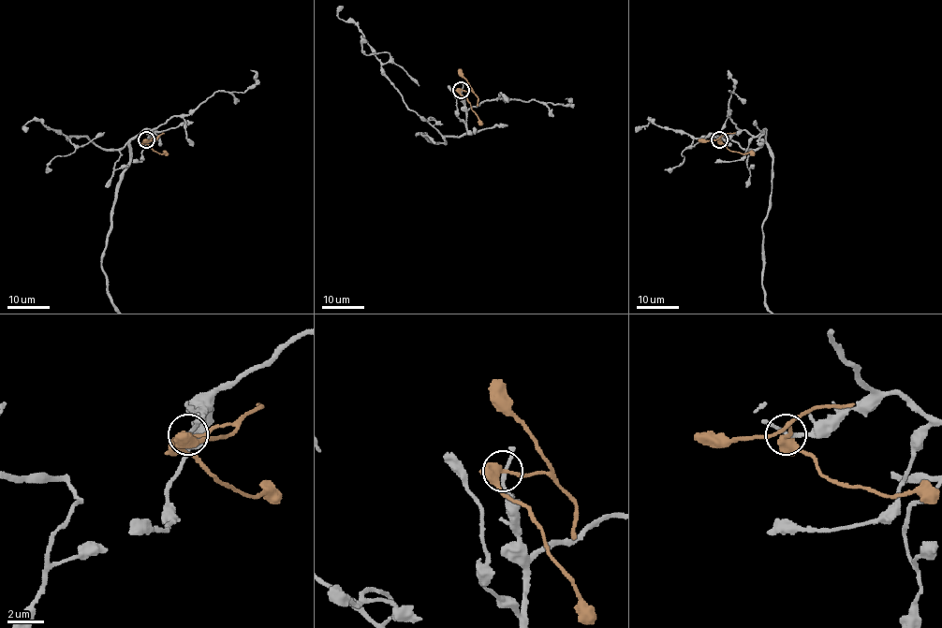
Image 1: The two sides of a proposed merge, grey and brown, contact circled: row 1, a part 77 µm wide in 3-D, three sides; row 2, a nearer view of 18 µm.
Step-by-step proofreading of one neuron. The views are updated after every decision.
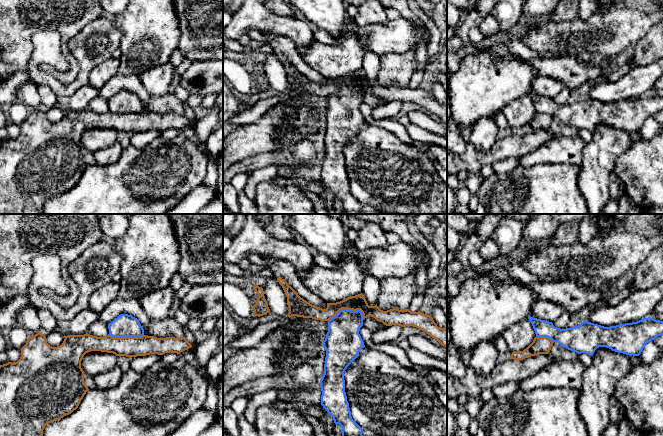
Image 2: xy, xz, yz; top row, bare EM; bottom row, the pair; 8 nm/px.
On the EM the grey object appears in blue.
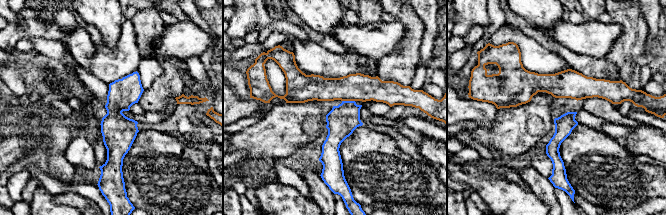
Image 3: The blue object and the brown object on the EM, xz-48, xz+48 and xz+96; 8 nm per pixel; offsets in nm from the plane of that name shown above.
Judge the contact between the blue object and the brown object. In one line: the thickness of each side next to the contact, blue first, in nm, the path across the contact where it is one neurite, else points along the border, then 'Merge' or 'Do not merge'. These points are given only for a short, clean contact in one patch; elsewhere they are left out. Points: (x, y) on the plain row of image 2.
Thickness 280 nm (blue) against 130 nm. Boundary: xz (363, 90), (359, 86), (341, 85), (328, 97). Do not merge

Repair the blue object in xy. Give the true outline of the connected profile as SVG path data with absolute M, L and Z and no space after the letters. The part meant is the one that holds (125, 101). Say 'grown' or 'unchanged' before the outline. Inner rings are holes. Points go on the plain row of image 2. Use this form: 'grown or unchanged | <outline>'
unchanged | M121 90L108 100L109 111L112 113L141 113L144 105L139 96L132 91Z

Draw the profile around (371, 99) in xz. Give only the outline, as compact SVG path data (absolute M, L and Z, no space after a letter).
M369 92L363 96L363 102L372 107L377 107L378 97L375 94Z

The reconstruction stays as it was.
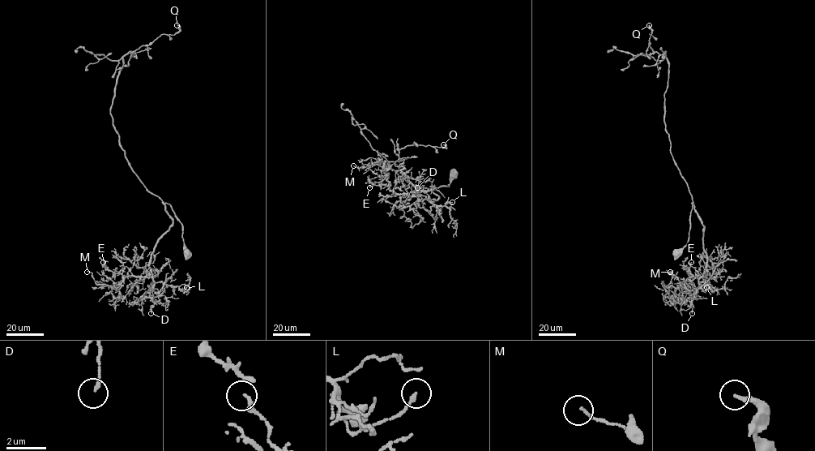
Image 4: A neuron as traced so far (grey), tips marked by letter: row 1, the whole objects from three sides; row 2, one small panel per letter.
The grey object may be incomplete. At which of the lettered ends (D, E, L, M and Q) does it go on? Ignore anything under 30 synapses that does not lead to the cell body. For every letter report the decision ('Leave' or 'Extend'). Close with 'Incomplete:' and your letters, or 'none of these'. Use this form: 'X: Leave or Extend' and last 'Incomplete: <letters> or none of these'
D: Leave
E: Leave
L: Leave
M: Leave
Q: Leave
Incomplete: none of these

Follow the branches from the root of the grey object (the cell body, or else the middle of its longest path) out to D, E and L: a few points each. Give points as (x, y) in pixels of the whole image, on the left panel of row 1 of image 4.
D: (186, 251), (182, 224), (165, 203), (172, 224), (150, 259), (150, 294), (156, 300), (151, 313)
E: (186, 251), (182, 224), (165, 203), (172, 224), (151, 255), (150, 277), (113, 272), (103, 262)
L: (186, 251), (182, 224), (165, 203), (172, 224), (158, 239), (149, 270), (155, 282), (181, 290), (186, 287)

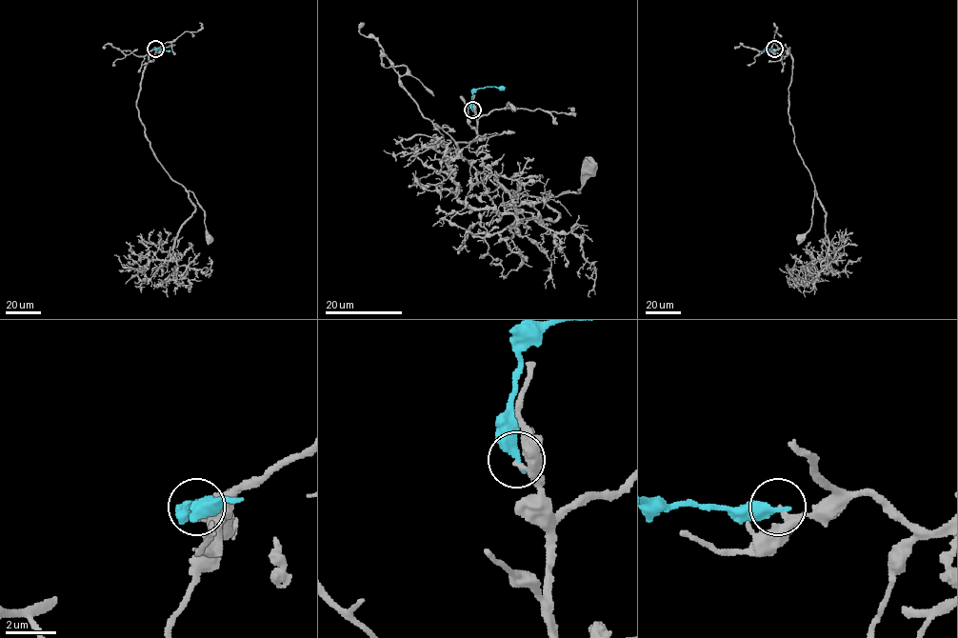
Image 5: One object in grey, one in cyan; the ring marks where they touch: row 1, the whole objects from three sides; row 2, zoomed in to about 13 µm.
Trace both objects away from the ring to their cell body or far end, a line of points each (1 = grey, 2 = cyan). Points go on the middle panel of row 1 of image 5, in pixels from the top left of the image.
1: (472, 109), (472, 141), (451, 149), (430, 140), (460, 151), (493, 184), (554, 197), (578, 192), (587, 167)
2: (472, 109), (471, 96), (478, 89), (494, 86), (505, 89)

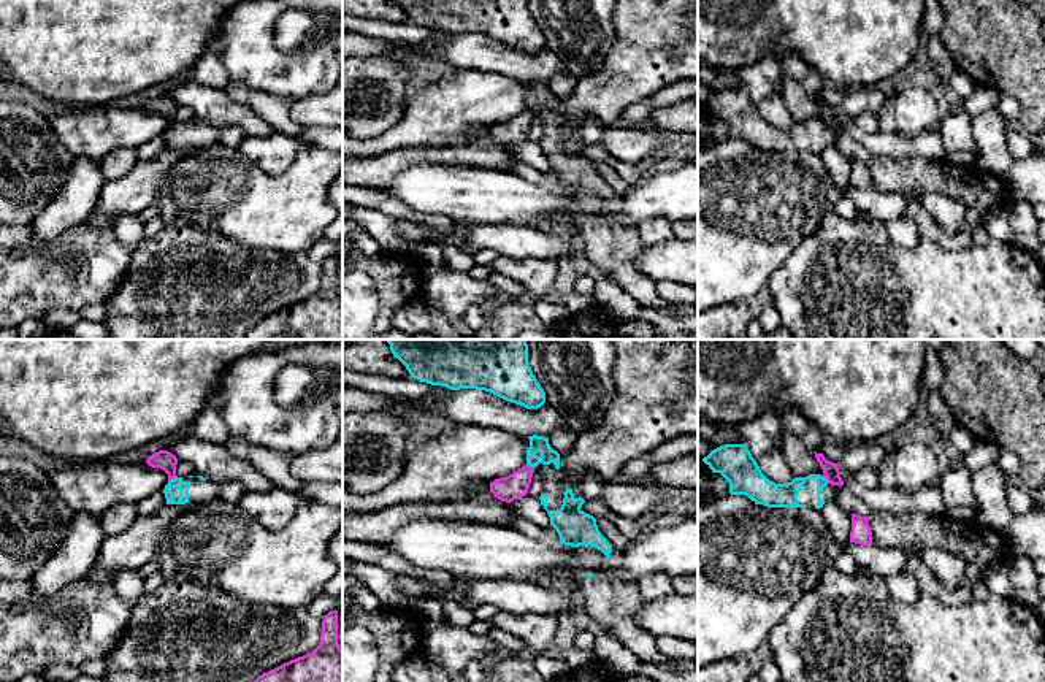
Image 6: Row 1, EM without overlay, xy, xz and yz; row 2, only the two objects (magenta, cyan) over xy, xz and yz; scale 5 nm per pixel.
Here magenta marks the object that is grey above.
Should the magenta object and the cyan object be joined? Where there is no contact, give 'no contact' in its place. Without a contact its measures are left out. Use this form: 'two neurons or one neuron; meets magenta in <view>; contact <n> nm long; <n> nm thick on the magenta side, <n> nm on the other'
two neurons; meets magenta in xy; contact 50 nm long; 100 nm thick on the magenta side, 60 nm on the other

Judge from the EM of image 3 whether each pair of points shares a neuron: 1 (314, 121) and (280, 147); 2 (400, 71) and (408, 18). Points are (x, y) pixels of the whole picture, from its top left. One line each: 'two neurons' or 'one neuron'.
1: one neuron
2: one neuron

